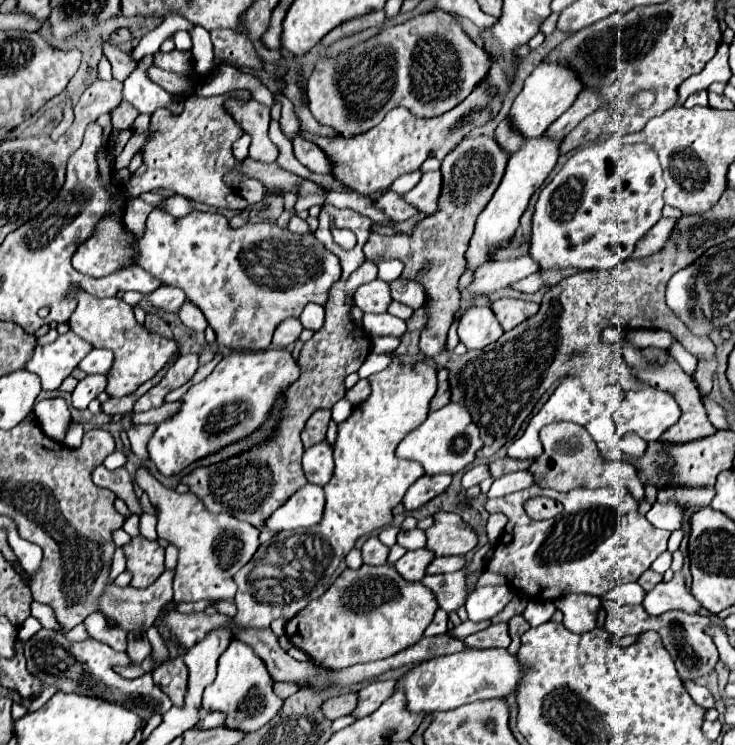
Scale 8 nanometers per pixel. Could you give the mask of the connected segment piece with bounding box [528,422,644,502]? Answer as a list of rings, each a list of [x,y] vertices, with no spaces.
[[[556,422],[556,424],[544,426],[540,434],[544,444],[544,454],[536,462],[532,462],[532,466],[528,468],[530,472],[536,474],[540,486],[566,492],[578,486],[604,488],[604,486],[612,486],[612,482],[620,482],[626,488],[630,488],[630,494],[634,496],[636,502],[644,500],[644,486],[636,476],[636,470],[626,462],[604,462],[600,452],[596,450],[596,442],[586,432],[584,426],[572,424],[572,422]]]

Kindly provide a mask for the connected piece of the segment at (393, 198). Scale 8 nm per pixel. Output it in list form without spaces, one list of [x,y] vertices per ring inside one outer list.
[[[386,192],[380,200],[374,202],[374,206],[384,212],[386,216],[390,216],[392,220],[406,220],[410,216],[416,214],[416,208],[412,208],[408,202],[404,202],[398,194],[394,192]]]

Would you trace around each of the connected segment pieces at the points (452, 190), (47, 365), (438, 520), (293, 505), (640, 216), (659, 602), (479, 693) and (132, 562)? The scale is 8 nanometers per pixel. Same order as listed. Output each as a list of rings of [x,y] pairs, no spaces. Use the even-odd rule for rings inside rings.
[[[480,136],[460,142],[456,150],[452,150],[442,160],[440,170],[444,182],[438,198],[438,210],[420,220],[410,234],[398,232],[392,236],[384,236],[372,230],[368,242],[364,244],[364,254],[368,260],[380,264],[382,260],[396,258],[404,262],[402,276],[424,286],[428,296],[428,302],[424,304],[428,322],[420,336],[420,354],[426,358],[434,358],[436,354],[446,350],[446,334],[452,324],[452,316],[460,306],[460,290],[456,288],[456,284],[464,274],[464,252],[468,248],[478,214],[486,208],[504,176],[506,162],[508,154],[500,150],[494,138]]]
[[[70,330],[48,346],[36,346],[34,356],[26,362],[26,370],[40,376],[44,390],[56,390],[60,388],[62,380],[80,364],[80,360],[92,352],[92,348],[92,344]]]
[[[436,512],[434,524],[426,530],[426,548],[436,556],[466,554],[478,544],[474,530],[464,526],[464,520],[454,512]]]
[[[304,484],[296,494],[292,494],[284,506],[280,506],[258,530],[296,530],[308,528],[320,522],[324,512],[324,492],[316,484]]]
[[[621,119],[612,120],[612,122],[618,122],[618,130],[614,134],[604,134],[606,140],[603,140],[601,134],[596,140],[588,142],[579,146],[580,149],[566,164],[564,168],[554,176],[554,180],[540,192],[538,196],[538,202],[536,202],[536,210],[534,210],[534,216],[532,216],[532,240],[530,240],[530,250],[528,254],[532,256],[532,260],[536,260],[540,264],[540,270],[546,270],[546,268],[576,268],[576,270],[612,270],[618,266],[618,262],[626,260],[632,256],[632,252],[636,250],[636,242],[662,218],[662,208],[664,208],[664,200],[662,200],[662,192],[664,192],[664,180],[662,180],[662,168],[660,168],[660,162],[658,162],[658,156],[652,148],[648,148],[646,144],[639,142],[624,142],[624,136],[630,136],[630,134],[623,135],[624,128],[621,127]]]
[[[676,572],[670,582],[656,584],[656,588],[652,588],[646,594],[642,606],[652,616],[660,616],[662,612],[668,612],[668,610],[682,610],[688,614],[698,614],[702,608],[702,604],[686,588],[682,572]]]
[[[488,648],[488,650],[464,650],[448,656],[440,656],[420,666],[410,668],[398,682],[396,690],[404,692],[406,708],[410,712],[446,712],[458,706],[476,702],[502,698],[516,692],[520,682],[520,662],[506,648]]]
[[[138,534],[128,544],[124,544],[122,550],[134,588],[150,586],[164,572],[164,548],[158,542],[150,542]]]

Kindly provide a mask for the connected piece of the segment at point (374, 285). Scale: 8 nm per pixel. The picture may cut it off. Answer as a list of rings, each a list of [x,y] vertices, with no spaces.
[[[374,280],[370,284],[360,286],[354,292],[354,300],[356,300],[356,304],[364,312],[374,312],[374,314],[386,312],[388,306],[390,306],[390,302],[392,302],[390,286],[386,282],[382,282],[382,280]]]

